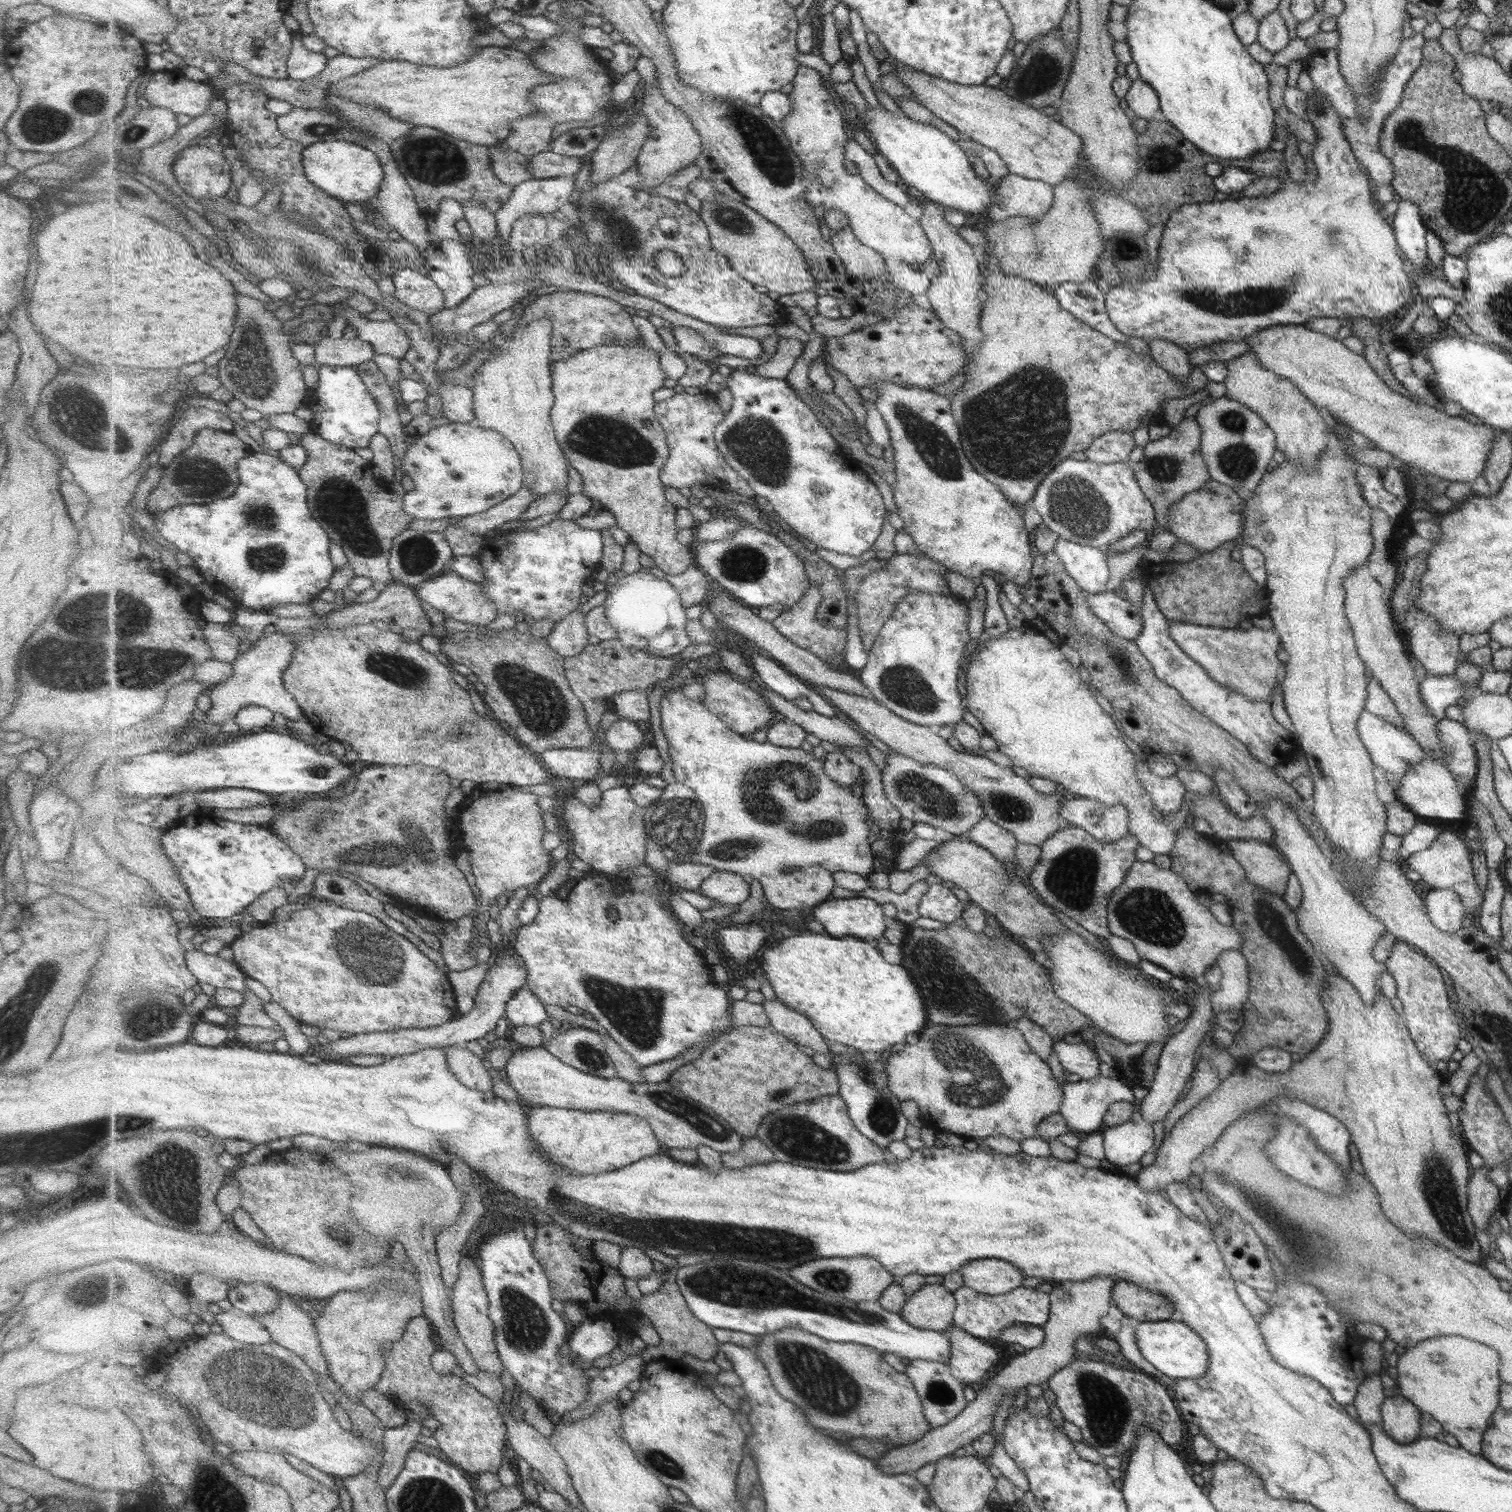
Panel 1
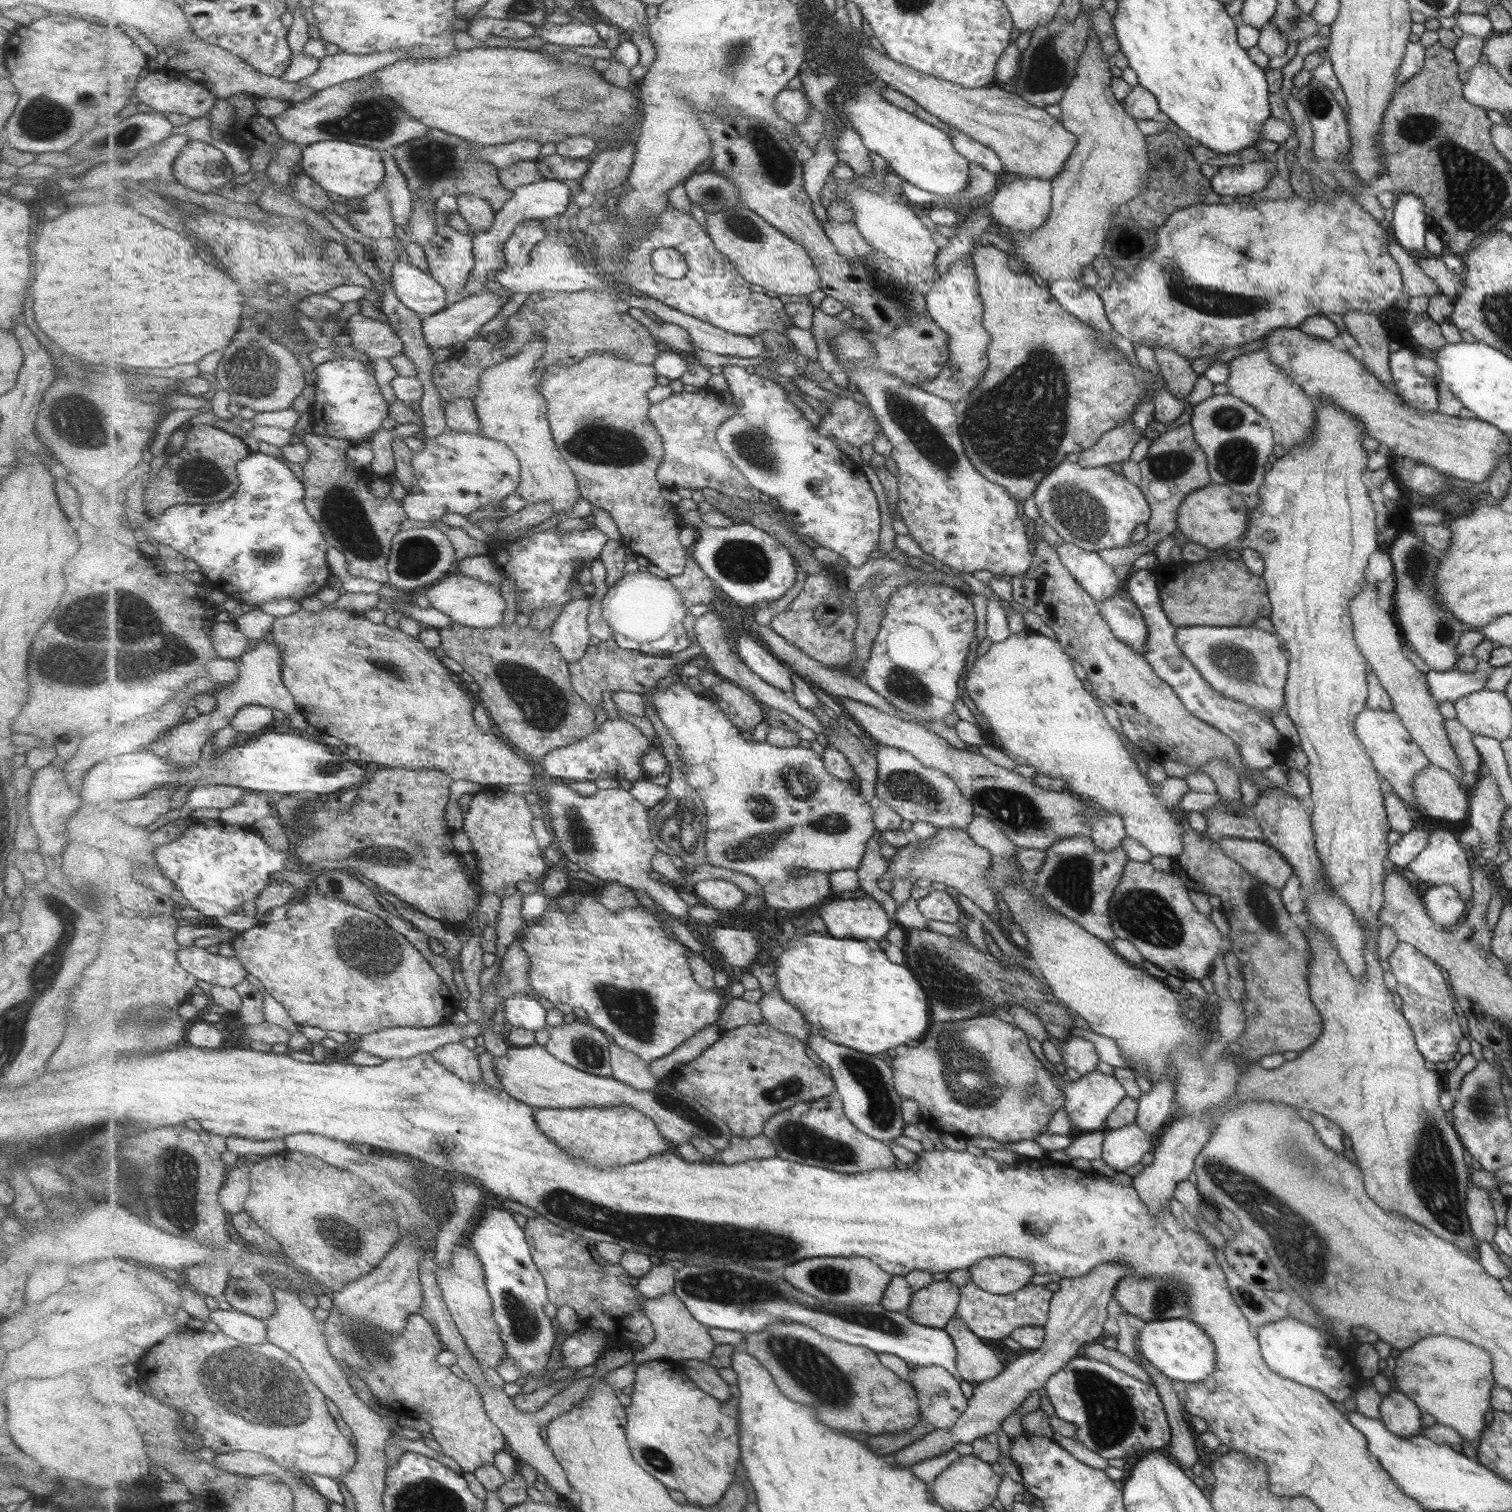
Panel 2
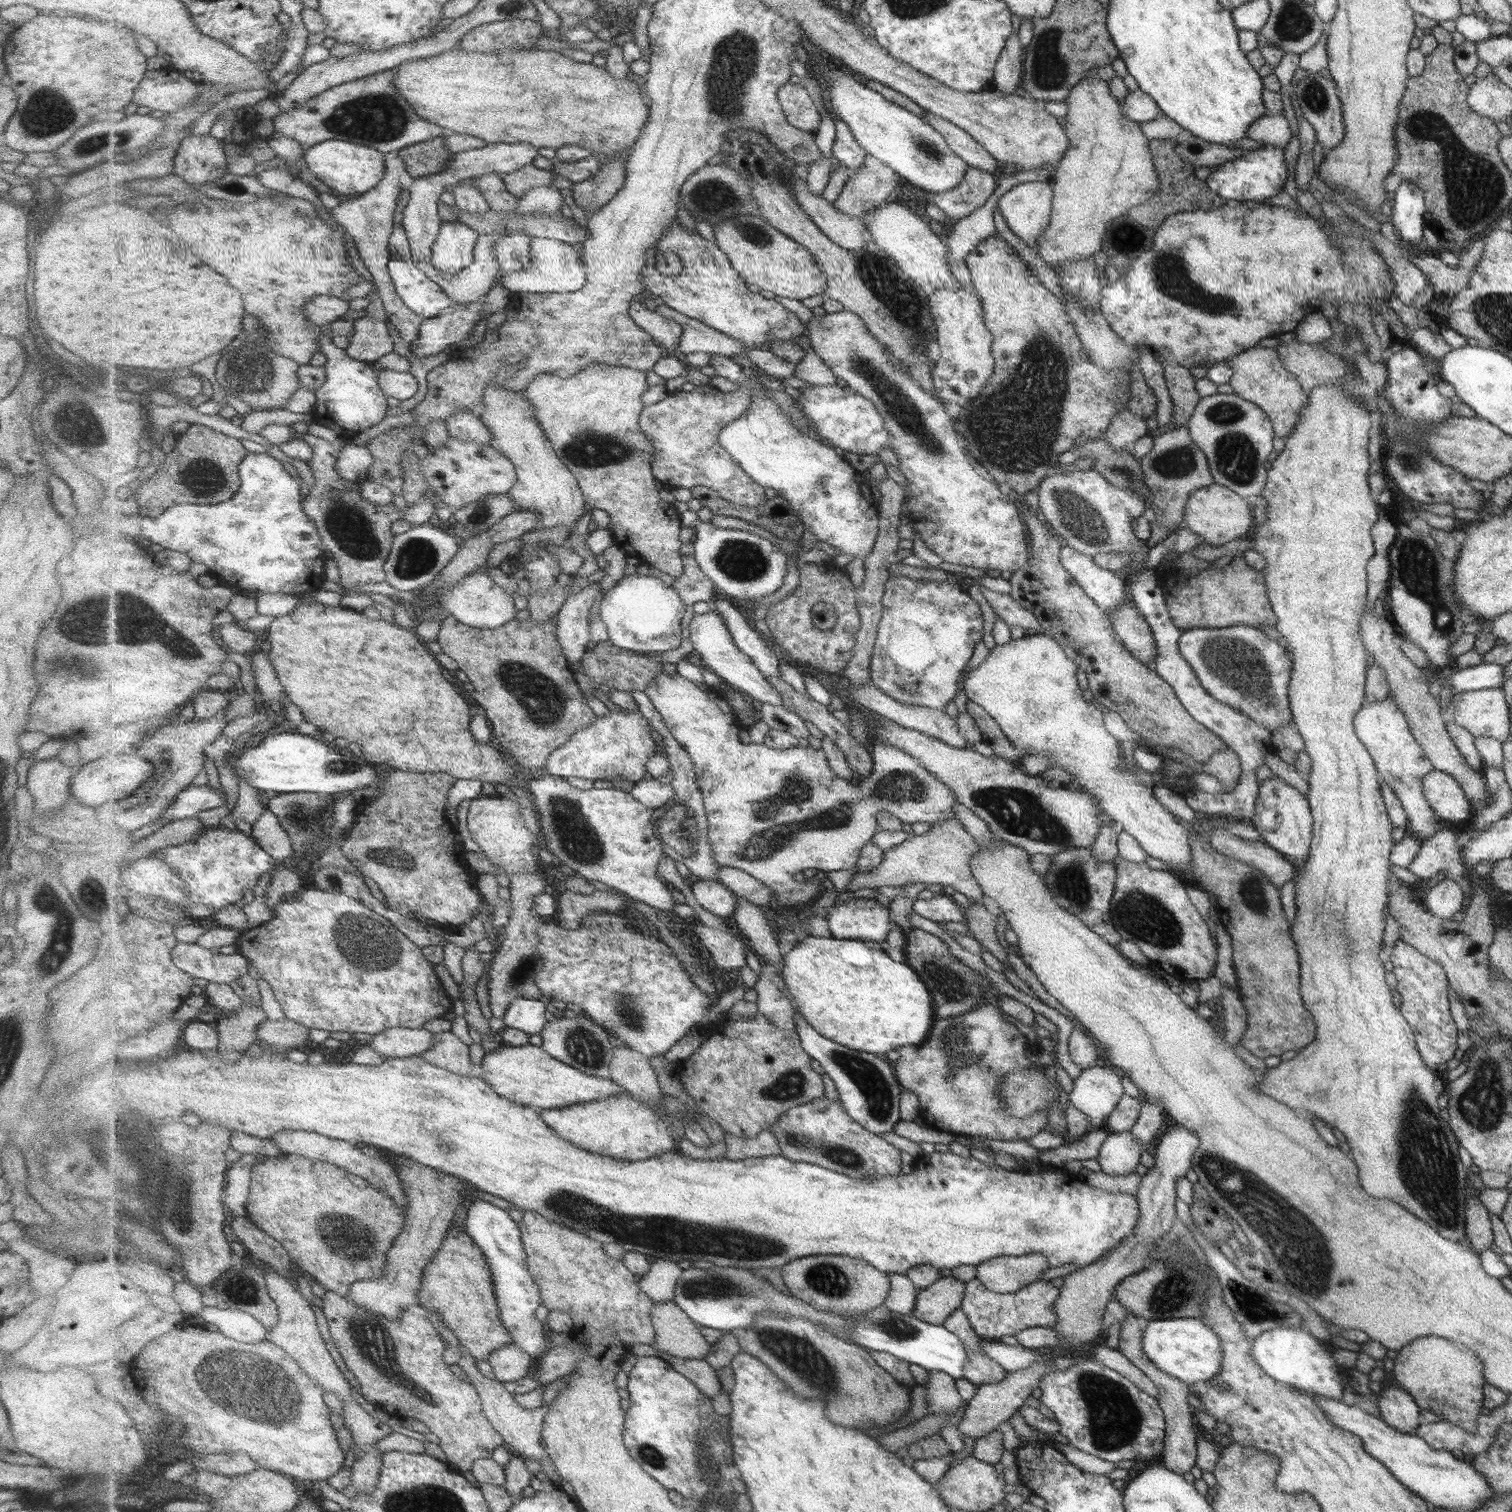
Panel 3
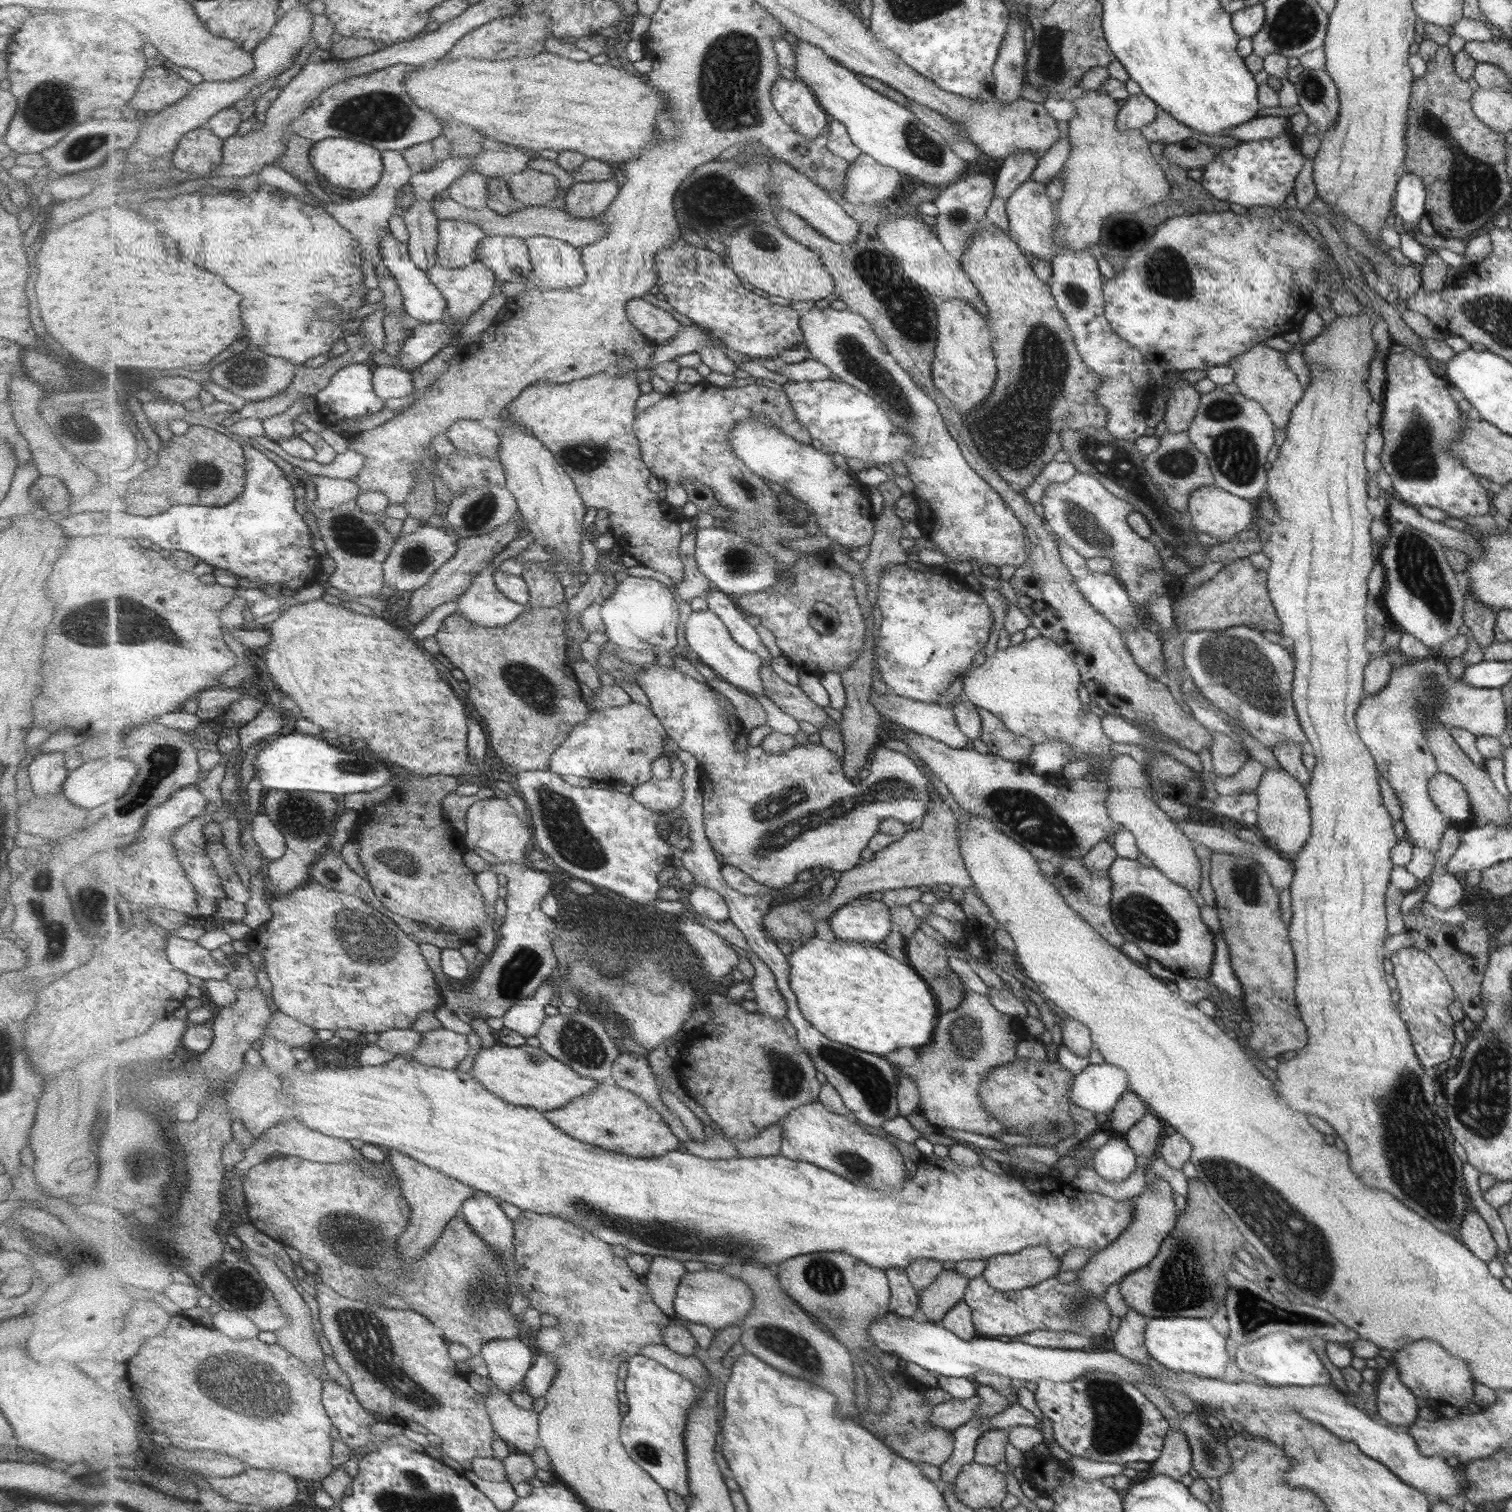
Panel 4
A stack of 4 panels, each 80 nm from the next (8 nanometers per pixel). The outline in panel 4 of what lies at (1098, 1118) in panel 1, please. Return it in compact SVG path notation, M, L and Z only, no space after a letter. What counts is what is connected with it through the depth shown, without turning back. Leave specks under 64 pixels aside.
M1111 1063L1089 1064L1074 1076L1072 1102L1093 1114L1109 1114L1128 1088L1126 1072Z

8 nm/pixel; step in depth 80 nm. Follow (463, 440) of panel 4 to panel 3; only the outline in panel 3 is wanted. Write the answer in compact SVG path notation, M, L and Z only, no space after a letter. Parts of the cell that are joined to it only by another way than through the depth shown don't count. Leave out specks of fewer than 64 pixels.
M460 410L447 420L450 436L467 442L491 444L493 433L480 419L479 415L471 410Z

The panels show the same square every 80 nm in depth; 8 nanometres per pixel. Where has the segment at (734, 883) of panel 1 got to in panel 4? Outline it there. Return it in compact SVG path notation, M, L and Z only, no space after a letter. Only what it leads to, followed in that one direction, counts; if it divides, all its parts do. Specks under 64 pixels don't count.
M697 886L690 892L689 901L696 914L706 916L715 922L719 923L730 918L730 907L726 903L726 898L723 898L717 890Z

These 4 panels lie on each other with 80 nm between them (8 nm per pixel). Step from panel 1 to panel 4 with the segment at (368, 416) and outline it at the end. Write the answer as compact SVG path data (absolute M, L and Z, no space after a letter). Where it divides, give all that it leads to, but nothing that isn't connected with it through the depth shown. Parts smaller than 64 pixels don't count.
M371 363L350 364L342 368L331 378L331 383L327 388L314 395L318 400L319 406L317 412L321 415L321 420L328 426L336 425L342 420L362 416L371 416L381 412L385 407L385 401L381 400L375 394L373 383L375 366Z

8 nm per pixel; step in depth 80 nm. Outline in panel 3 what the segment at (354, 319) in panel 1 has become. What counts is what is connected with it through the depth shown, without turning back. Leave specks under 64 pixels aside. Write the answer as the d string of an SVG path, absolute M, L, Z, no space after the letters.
M371 316L354 321L353 336L345 351L351 358L365 363L374 363L381 356L393 352L393 338L387 322Z

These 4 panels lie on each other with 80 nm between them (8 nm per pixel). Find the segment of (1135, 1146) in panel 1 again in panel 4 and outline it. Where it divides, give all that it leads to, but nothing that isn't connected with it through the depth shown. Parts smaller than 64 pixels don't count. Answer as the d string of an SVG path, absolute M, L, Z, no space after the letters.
M1123 1136L1111 1137L1094 1152L1091 1162L1093 1172L1097 1172L1103 1180L1118 1185L1133 1172L1135 1154Z

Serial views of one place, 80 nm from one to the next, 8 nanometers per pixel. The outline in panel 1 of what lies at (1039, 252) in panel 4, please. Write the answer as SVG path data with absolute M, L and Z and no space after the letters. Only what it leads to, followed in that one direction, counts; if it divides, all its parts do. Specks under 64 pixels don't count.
M1007 173L995 183L996 197L988 208L990 220L1007 220L1021 217L1022 220L1038 220L1050 210L1053 201L1053 187L1040 180L1021 178L1019 175Z

